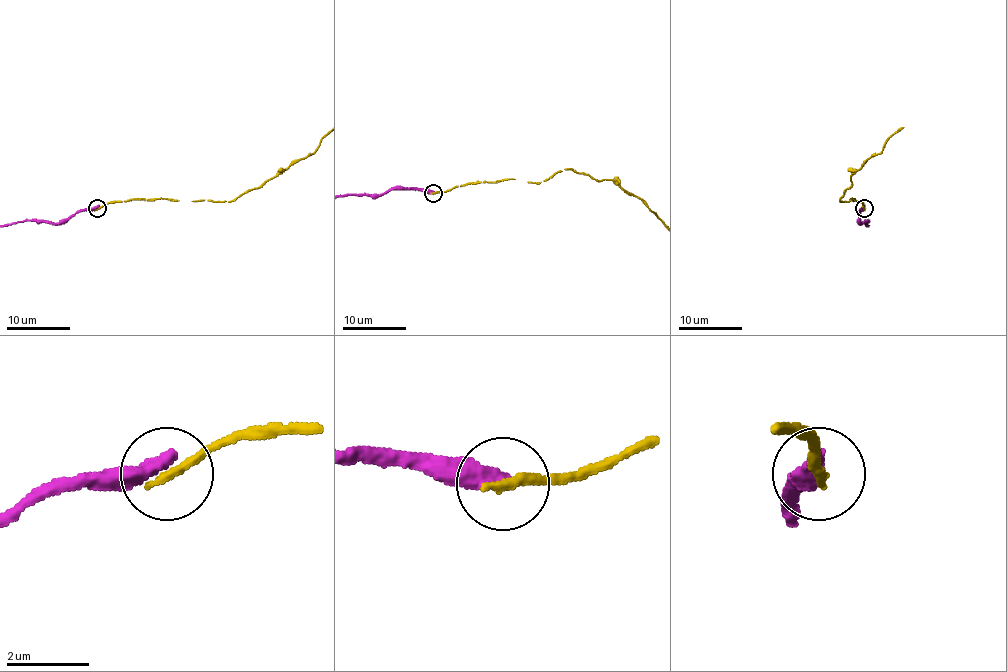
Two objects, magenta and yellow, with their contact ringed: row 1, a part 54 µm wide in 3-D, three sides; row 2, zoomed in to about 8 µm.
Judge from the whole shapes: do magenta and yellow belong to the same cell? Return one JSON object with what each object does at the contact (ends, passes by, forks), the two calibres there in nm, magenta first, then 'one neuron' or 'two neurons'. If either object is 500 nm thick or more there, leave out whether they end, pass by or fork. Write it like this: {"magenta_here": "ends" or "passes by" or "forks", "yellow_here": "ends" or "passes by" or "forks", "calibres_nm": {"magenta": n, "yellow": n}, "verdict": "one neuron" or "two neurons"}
{"magenta_here": "ends", "yellow_here": "ends", "calibres_nm": {"magenta": 460, "yellow": 240}, "verdict": "two neurons"}

